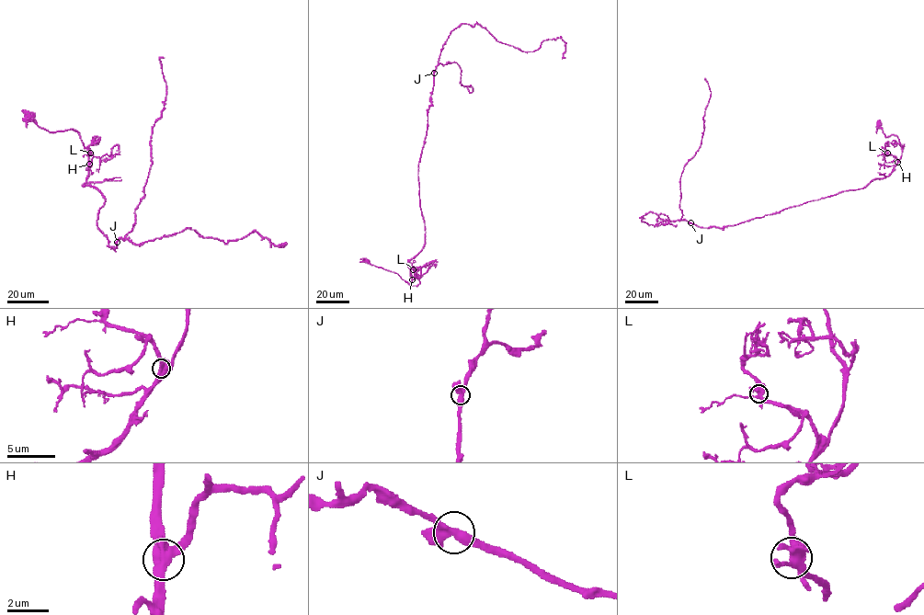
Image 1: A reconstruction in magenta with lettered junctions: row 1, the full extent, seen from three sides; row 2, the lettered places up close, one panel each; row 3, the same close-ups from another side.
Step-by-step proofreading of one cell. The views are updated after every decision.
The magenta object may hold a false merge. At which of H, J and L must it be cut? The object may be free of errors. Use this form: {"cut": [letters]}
{"cut": []}

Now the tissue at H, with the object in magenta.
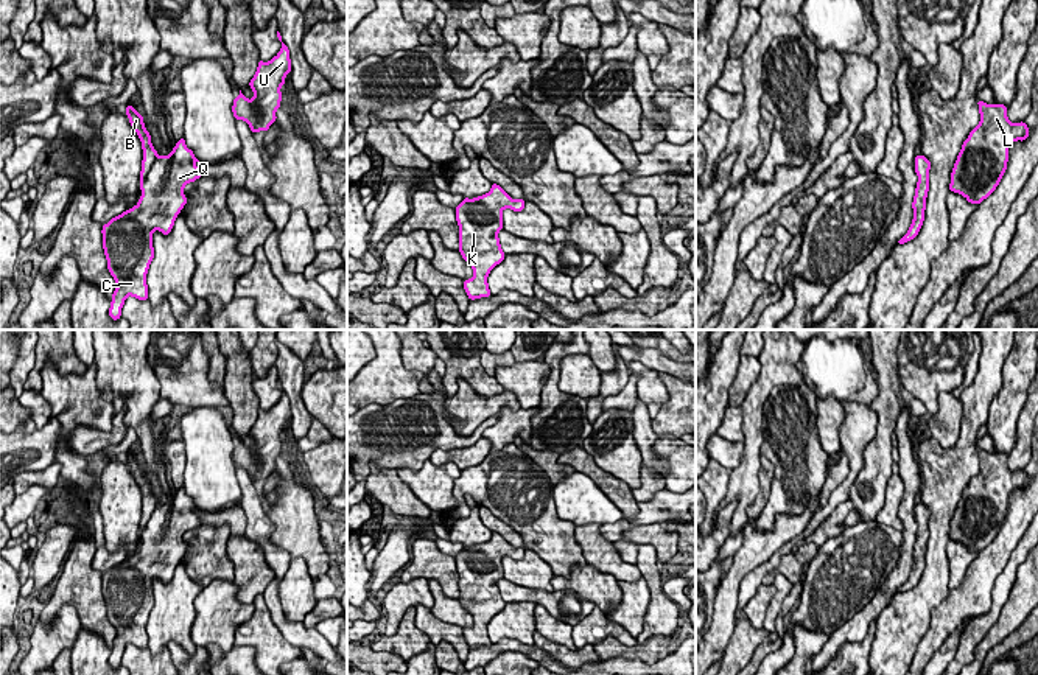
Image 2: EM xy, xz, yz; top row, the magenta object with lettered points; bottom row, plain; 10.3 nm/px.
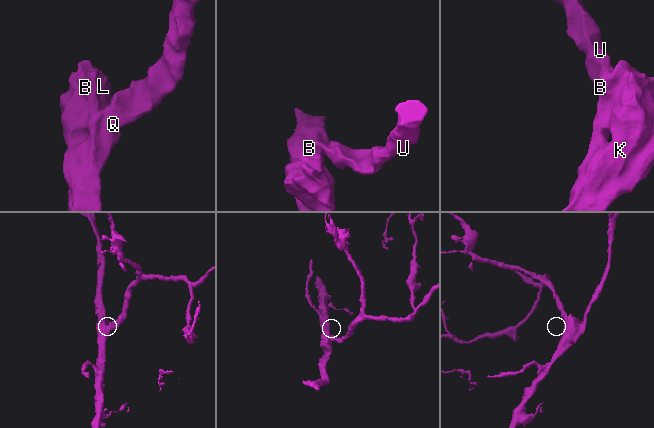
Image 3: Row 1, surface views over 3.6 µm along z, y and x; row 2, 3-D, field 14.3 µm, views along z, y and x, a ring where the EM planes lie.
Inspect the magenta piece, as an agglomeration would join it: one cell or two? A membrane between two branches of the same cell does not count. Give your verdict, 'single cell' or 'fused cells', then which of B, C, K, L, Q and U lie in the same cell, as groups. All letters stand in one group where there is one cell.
single cell | B C K L Q U

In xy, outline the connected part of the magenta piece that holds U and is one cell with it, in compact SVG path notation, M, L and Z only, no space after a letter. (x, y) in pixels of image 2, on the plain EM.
M282 390L279 403L269 411L258 409L257 420L249 431L254 439L254 446L247 448L241 439L240 443L233 446L233 467L244 468L254 482L268 479L277 468L275 459L282 449L280 435L285 434L285 425L288 421L291 421L289 398Z

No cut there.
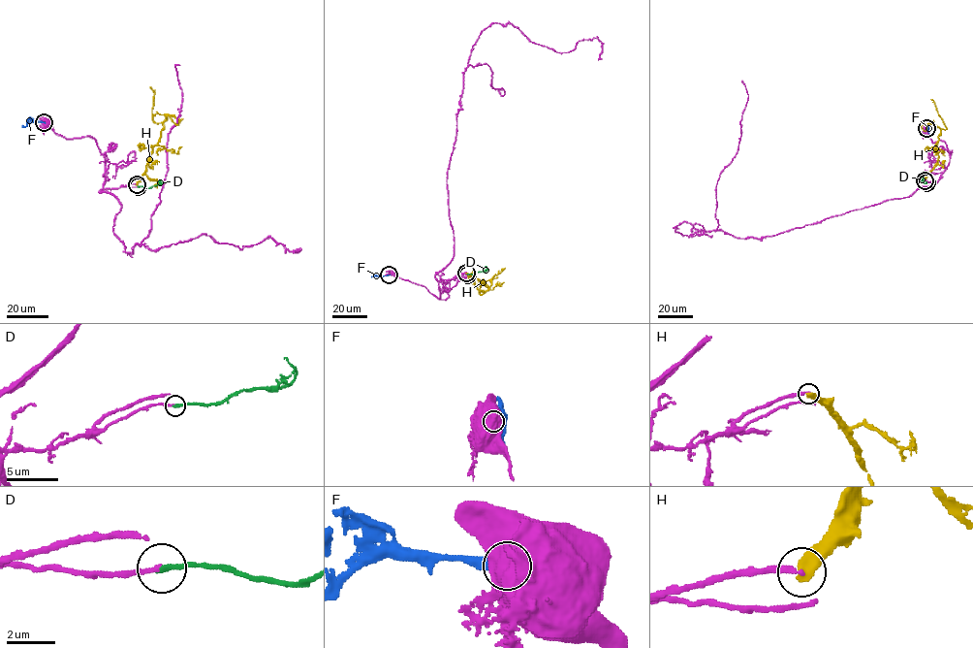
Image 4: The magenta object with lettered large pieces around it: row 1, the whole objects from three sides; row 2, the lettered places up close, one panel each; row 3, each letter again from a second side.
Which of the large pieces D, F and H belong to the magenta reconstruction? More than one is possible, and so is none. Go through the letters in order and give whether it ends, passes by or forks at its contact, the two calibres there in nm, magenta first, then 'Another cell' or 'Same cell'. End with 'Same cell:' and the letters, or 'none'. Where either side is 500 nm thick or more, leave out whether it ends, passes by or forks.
D: It ends there. Thickness 190 nm (magenta) against 240 nm. Same cell
F: Thickness 1150 nm (magenta) against 400 nm. Another cell
H: It ends there. Thickness 190 nm (magenta) against 480 nm. Another cell
Same cell: D

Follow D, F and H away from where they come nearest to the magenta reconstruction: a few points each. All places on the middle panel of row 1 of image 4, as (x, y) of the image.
D: (467, 275), (484, 272), (486, 266)
F: (389, 275), (371, 276)
H: (466, 273), (477, 286), (483, 282), (488, 288), (483, 294), (478, 279)

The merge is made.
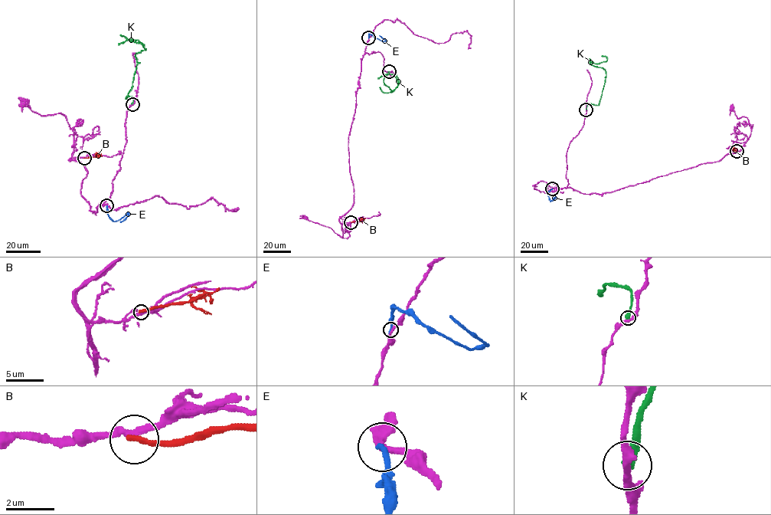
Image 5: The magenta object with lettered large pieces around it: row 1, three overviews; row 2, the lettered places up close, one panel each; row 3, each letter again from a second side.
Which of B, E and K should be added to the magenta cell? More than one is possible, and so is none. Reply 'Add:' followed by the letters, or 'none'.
Add: none

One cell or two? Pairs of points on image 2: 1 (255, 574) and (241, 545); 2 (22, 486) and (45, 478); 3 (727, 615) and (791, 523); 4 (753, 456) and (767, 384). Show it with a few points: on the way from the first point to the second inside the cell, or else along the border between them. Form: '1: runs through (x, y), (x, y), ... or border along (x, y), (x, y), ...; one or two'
1: runs through (249, 566), (248, 557), (243, 552); one
2: runs through (28, 479), (39, 478); one
3: runs through (729, 591), (736, 573), (767, 542); one
4: runs through (752, 439), (753, 402); one

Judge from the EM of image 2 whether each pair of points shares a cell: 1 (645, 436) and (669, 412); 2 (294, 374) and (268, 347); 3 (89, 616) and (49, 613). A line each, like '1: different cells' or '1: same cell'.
1: different cells
2: different cells
3: same cell

